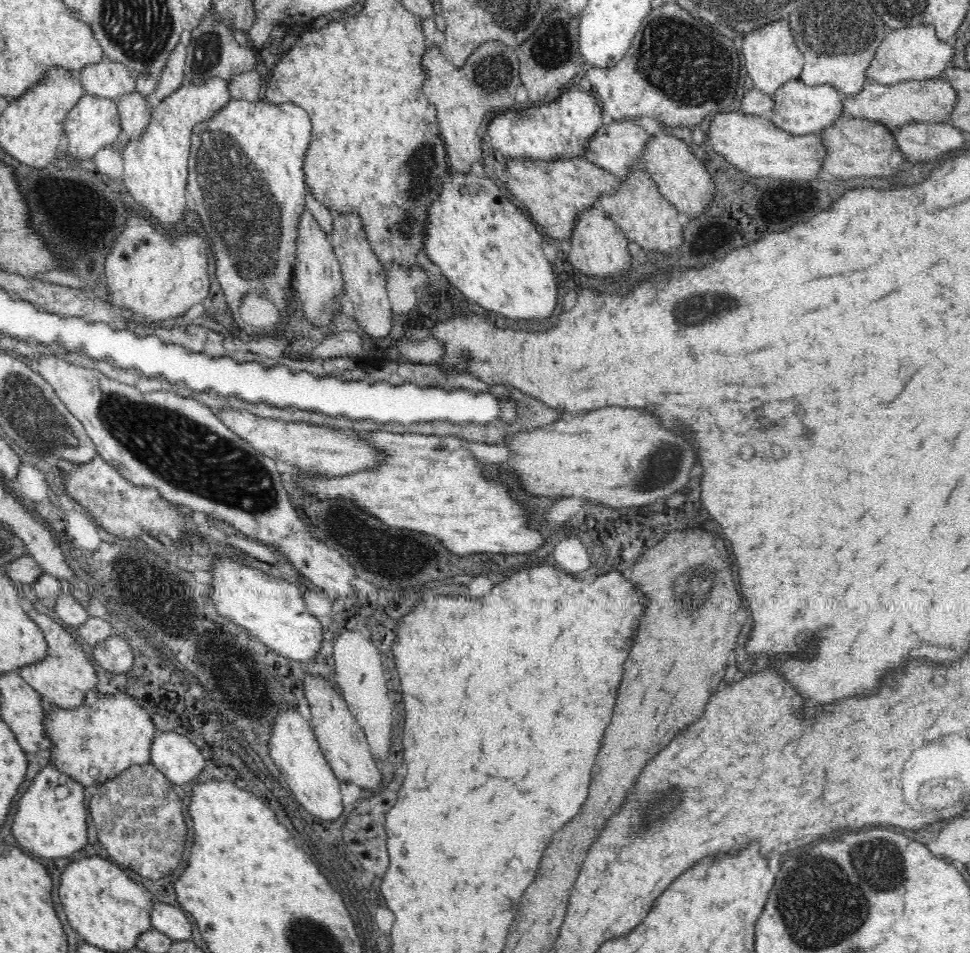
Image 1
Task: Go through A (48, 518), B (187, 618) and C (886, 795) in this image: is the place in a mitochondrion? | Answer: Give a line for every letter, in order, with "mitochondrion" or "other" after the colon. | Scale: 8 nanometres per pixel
A: other
B: mitochondrion
C: other

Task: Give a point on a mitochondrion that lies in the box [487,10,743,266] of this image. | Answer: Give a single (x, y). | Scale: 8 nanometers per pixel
(674, 52)

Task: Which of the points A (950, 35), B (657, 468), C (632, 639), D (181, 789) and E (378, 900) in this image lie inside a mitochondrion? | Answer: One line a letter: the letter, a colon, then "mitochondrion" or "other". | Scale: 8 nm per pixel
A: other
B: mitochondrion
C: other
D: other
E: other

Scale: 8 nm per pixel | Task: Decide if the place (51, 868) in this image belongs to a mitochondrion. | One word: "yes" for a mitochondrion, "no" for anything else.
no

